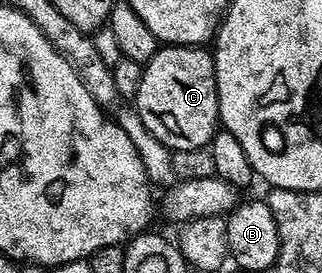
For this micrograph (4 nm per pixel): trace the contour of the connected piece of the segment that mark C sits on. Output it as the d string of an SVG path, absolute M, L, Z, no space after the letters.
M189 44L159 47L142 69L140 90L133 103L144 126L166 148L179 152L207 147L220 128L213 55L205 47Z

